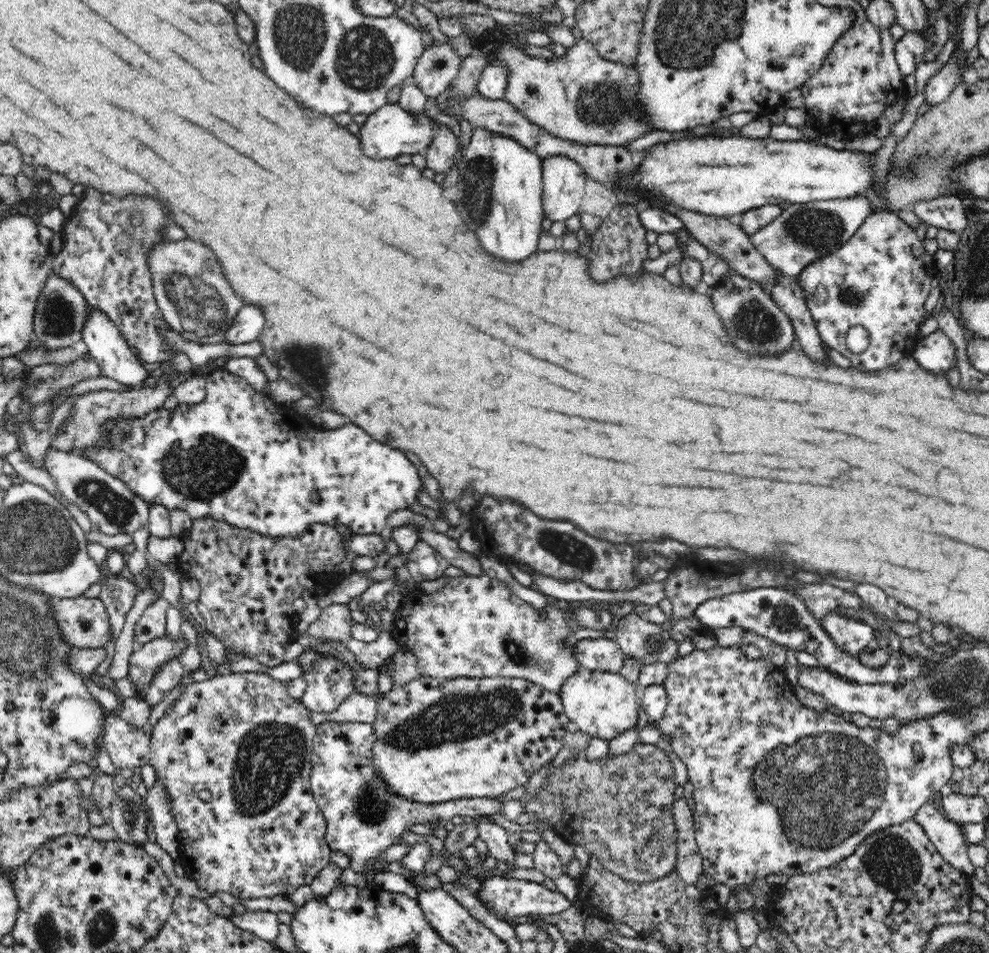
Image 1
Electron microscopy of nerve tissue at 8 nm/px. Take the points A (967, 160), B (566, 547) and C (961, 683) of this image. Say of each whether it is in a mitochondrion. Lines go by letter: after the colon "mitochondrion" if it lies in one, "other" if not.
A: other
B: mitochondrion
C: mitochondrion

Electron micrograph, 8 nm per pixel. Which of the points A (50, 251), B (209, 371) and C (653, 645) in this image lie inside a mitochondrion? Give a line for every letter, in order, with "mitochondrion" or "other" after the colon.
A: other
B: other
C: mitochondrion

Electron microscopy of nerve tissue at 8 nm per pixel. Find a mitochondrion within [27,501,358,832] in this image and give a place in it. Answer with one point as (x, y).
(272, 755)

